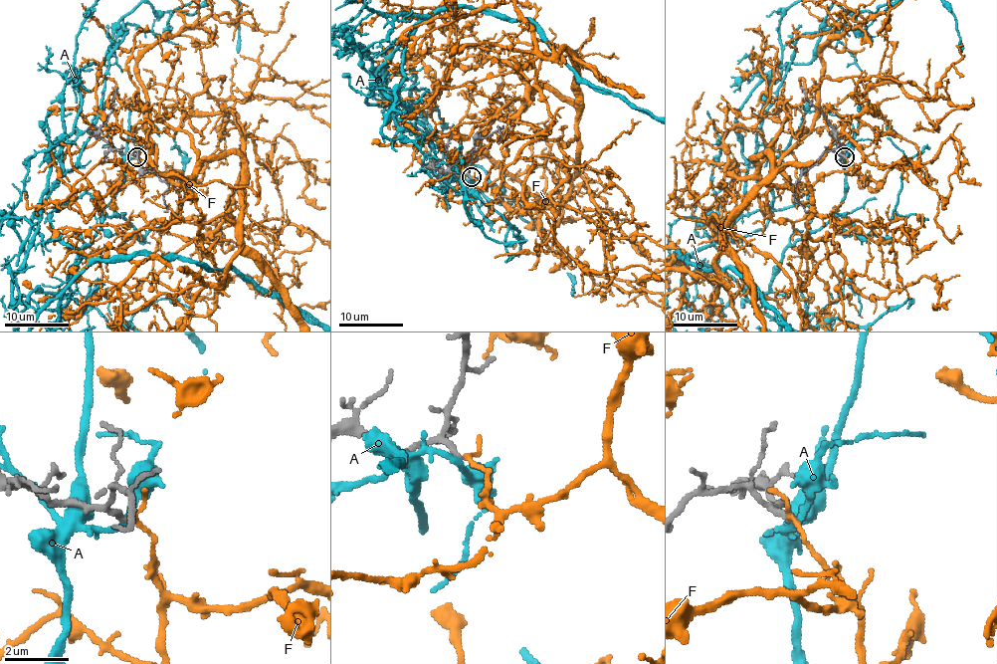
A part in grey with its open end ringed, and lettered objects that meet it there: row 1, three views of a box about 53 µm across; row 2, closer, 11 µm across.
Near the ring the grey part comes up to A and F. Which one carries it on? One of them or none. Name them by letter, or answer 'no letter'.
no letter

